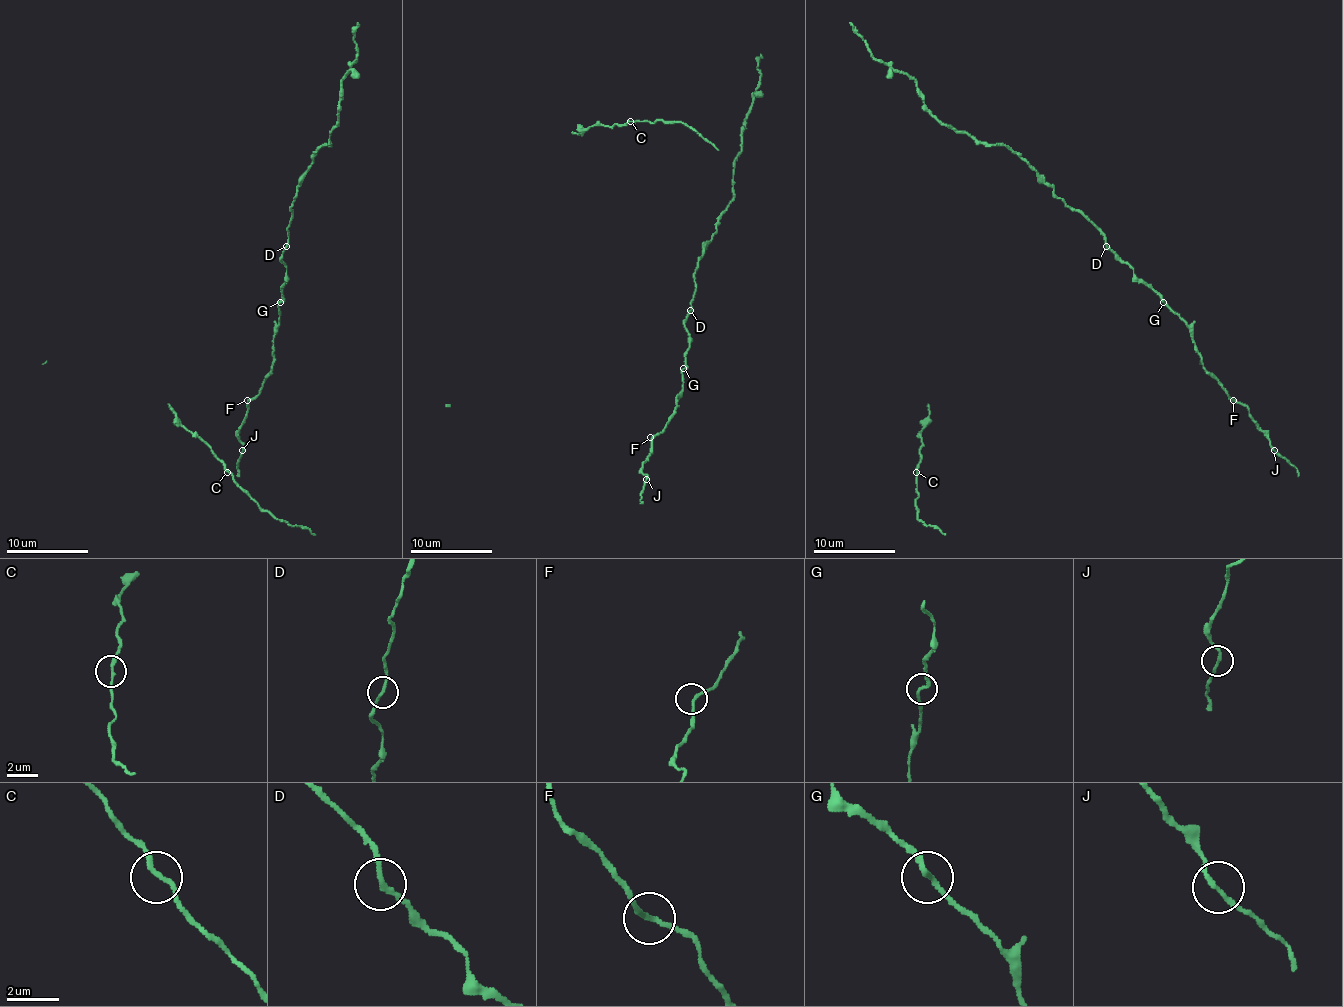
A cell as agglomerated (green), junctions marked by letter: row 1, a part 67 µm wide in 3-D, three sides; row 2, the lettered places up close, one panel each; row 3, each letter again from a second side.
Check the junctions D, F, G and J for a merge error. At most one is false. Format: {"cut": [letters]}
{"cut": []}

